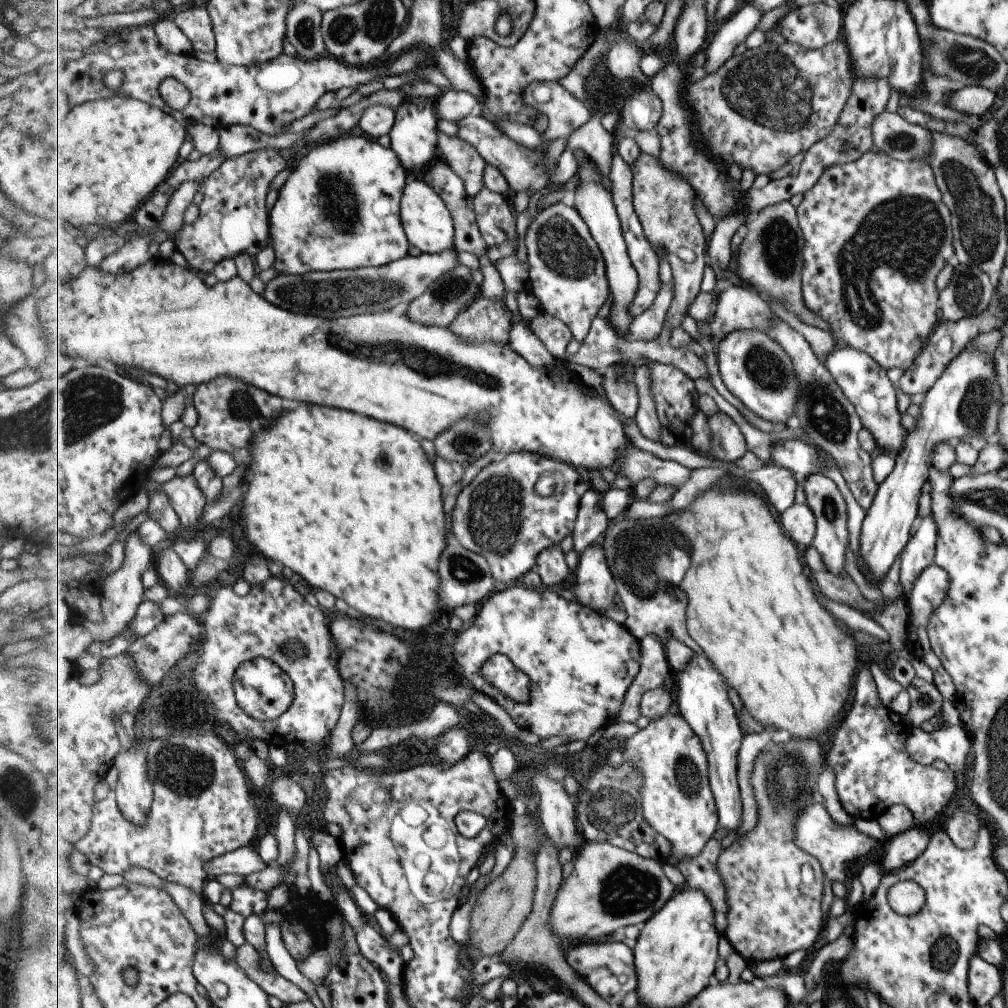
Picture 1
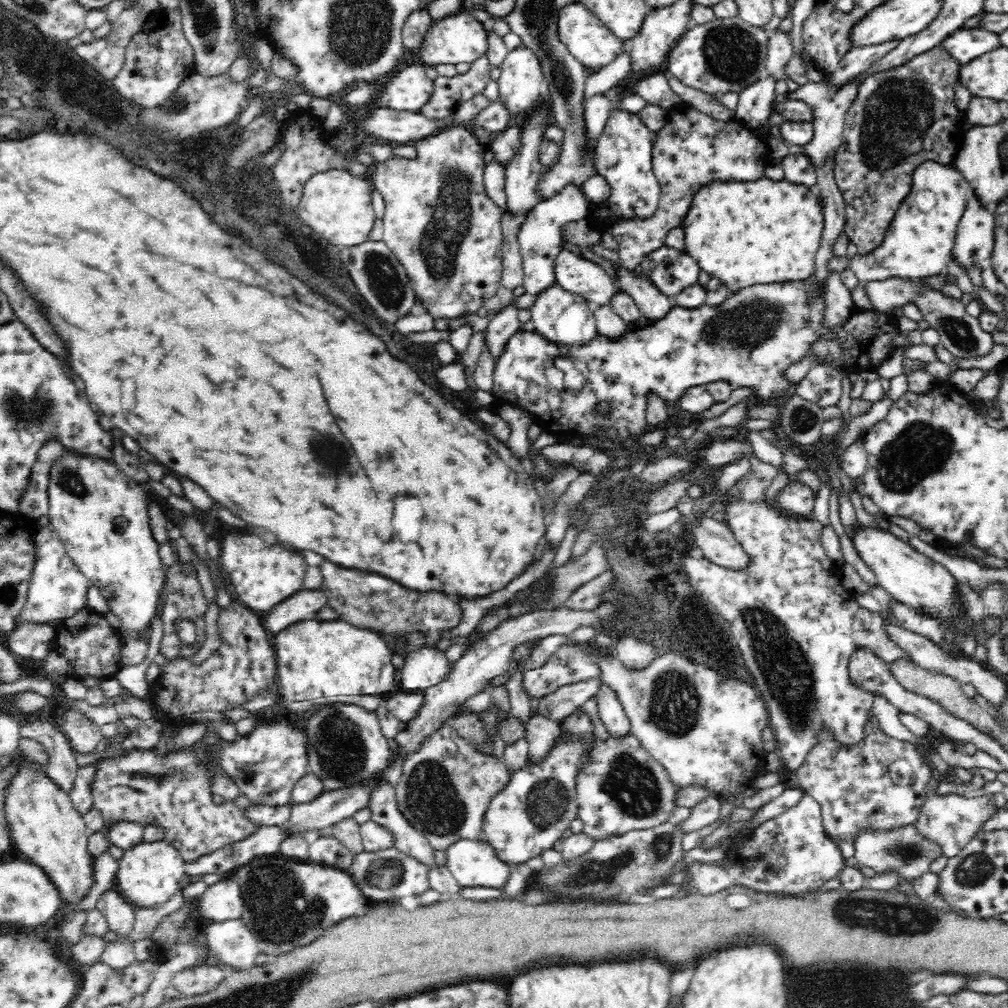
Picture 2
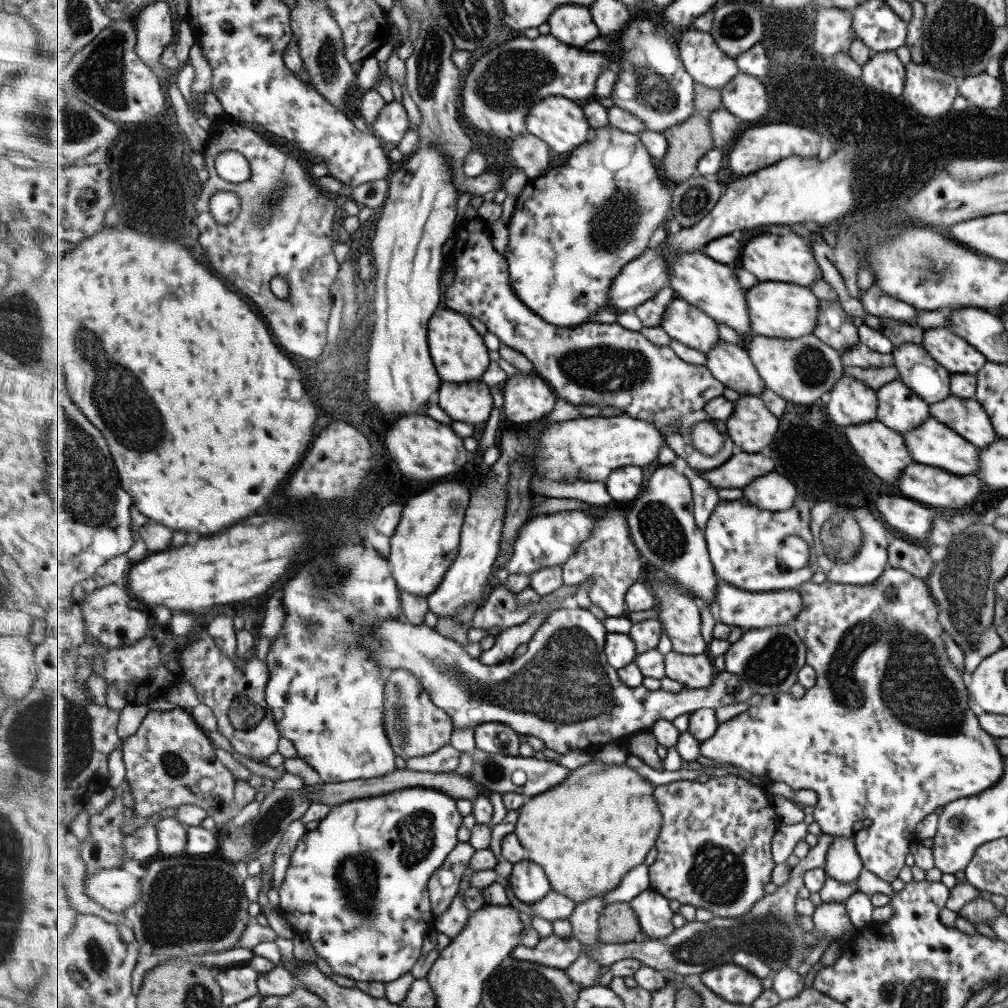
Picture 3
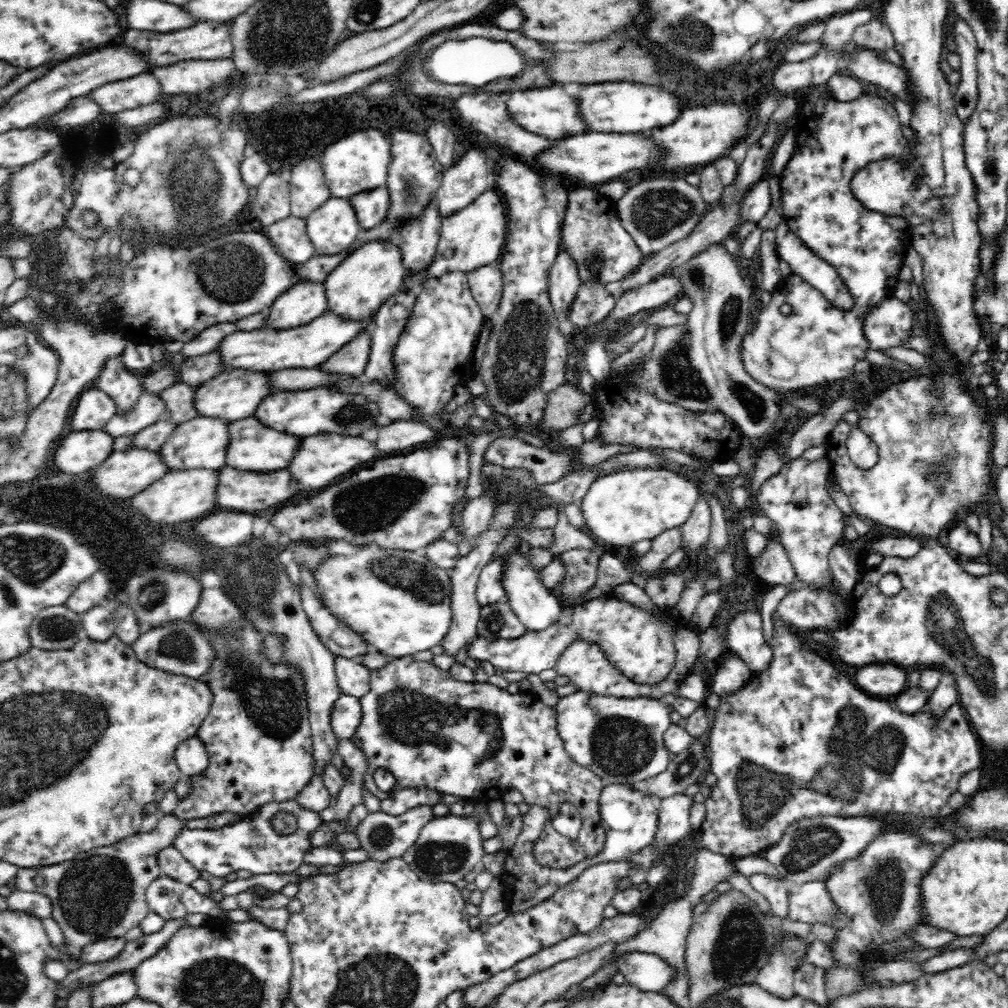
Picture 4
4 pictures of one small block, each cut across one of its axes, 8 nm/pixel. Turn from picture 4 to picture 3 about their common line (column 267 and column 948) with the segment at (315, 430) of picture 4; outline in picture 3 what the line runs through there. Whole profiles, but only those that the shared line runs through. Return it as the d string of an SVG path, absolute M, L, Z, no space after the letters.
M947 396L929 404L929 416L947 425L974 447L983 448L997 438L983 407L973 399Z

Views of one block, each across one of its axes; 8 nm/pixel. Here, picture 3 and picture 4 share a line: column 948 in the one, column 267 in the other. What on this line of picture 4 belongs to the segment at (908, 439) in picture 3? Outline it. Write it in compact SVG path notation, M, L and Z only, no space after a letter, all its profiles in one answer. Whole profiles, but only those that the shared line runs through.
M254 417L231 422L228 424L228 448L226 448L225 466L241 471L261 473L282 470L292 462L292 456L298 450L300 439L300 437L264 427Z

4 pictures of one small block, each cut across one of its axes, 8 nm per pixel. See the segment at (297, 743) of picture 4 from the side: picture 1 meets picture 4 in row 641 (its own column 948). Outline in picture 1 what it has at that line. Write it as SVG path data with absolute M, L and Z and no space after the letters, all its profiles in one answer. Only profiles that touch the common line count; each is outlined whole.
M870 150L859 156L855 161L843 165L832 165L827 168L815 182L815 187L804 194L801 204L797 206L797 211L799 225L806 241L802 273L802 294L805 305L812 312L815 312L815 315L820 316L821 319L827 322L837 349L848 347L863 352L872 360L875 360L885 371L894 367L906 371L922 350L925 340L937 324L935 310L938 309L939 293L935 290L934 281L943 266L947 262L953 261L954 255L950 213L941 201L931 168L921 159L919 161L897 161L889 158L884 153L877 154Z

